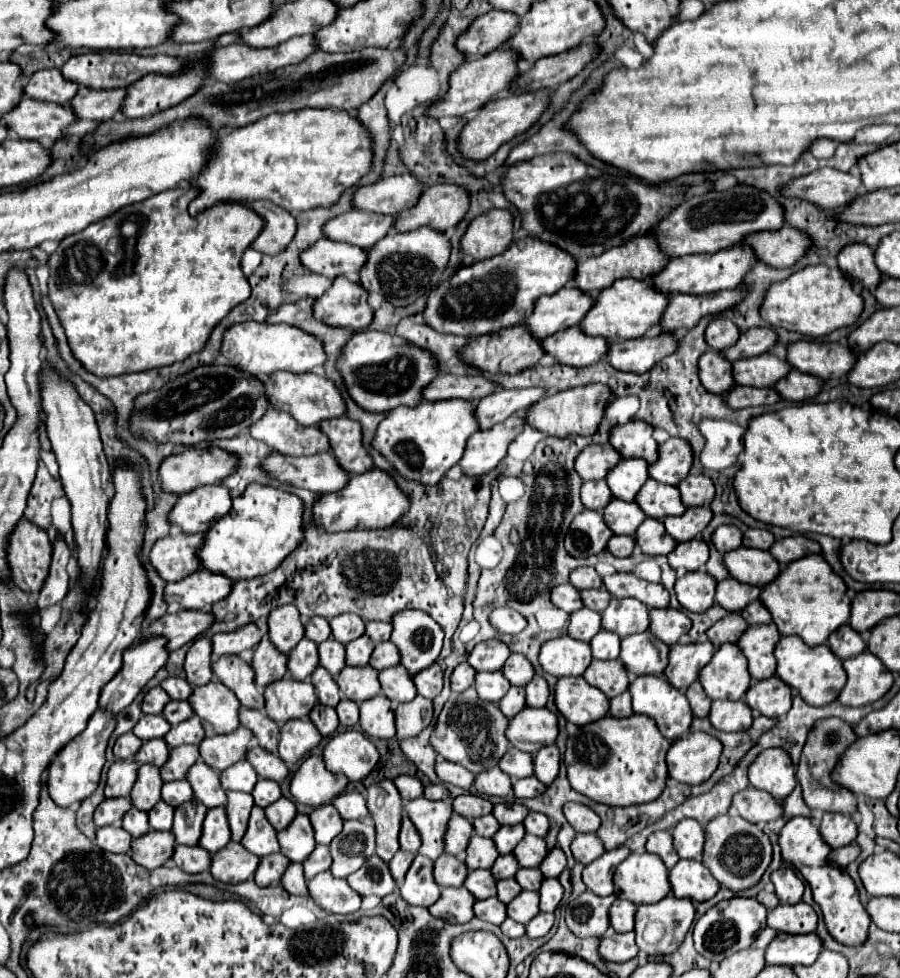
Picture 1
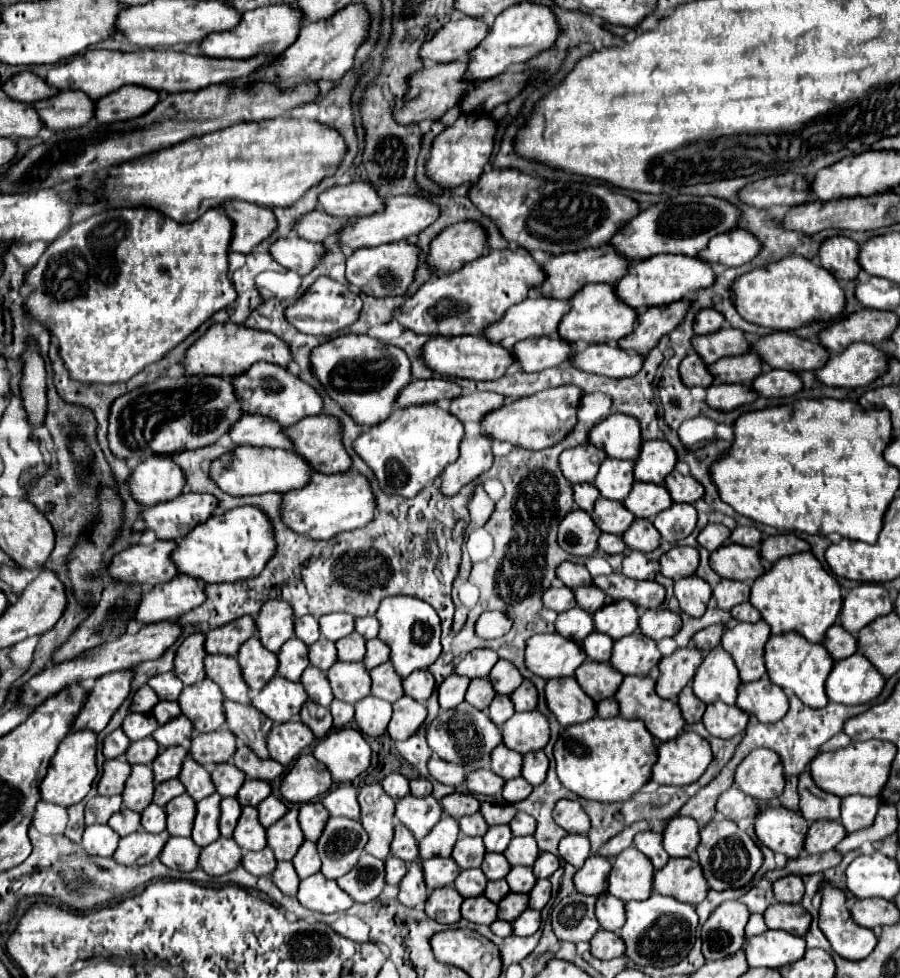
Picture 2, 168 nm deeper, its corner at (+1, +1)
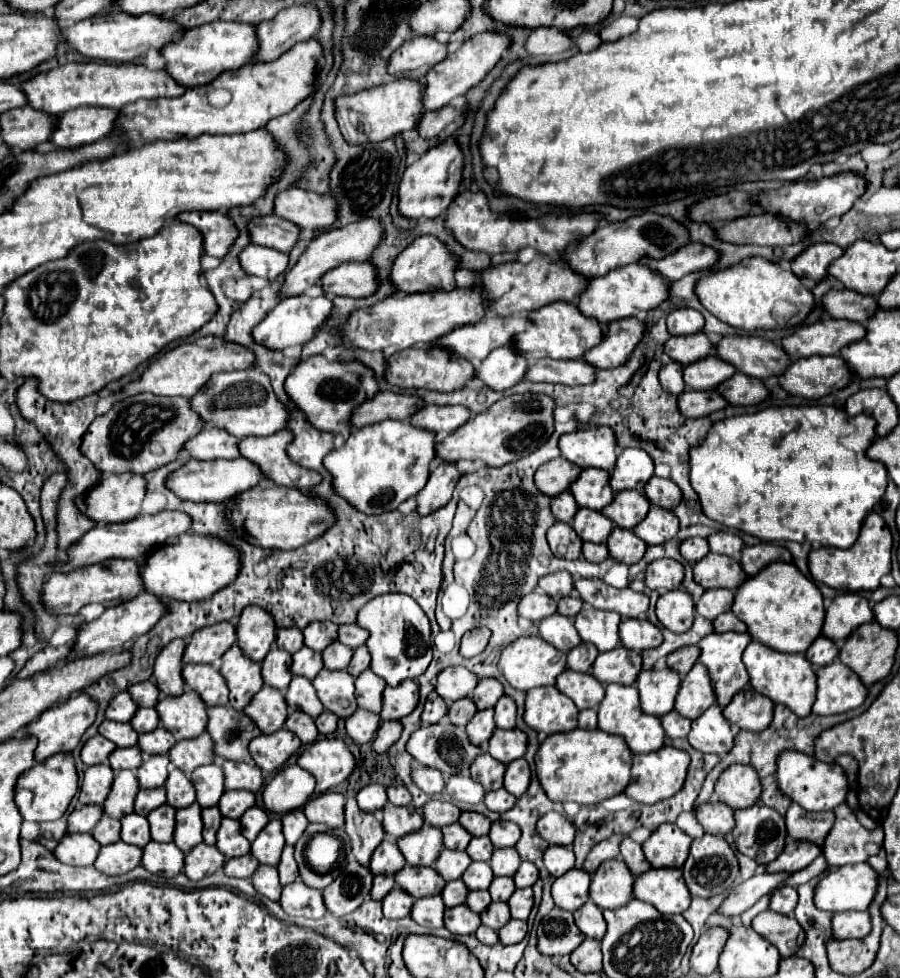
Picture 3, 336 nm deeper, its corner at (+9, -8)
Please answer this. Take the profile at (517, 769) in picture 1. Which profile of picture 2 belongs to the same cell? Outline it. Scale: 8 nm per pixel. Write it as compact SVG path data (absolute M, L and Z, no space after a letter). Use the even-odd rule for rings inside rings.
M499 744L491 752L491 770L505 780L517 778L521 774L521 758L523 756L515 750L509 750L505 744Z

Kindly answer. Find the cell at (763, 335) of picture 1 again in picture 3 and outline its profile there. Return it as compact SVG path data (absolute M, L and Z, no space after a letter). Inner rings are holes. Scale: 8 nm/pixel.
M695 333L687 337L671 337L665 343L665 353L673 361L689 365L689 363L695 363L697 359L709 357L709 353L713 353L713 347L715 345L707 339L705 333Z

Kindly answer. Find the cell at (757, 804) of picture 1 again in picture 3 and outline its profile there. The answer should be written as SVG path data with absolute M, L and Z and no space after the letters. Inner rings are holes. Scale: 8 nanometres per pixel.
M709 801L697 807L697 821L711 835L727 835L735 827L733 809L721 801Z

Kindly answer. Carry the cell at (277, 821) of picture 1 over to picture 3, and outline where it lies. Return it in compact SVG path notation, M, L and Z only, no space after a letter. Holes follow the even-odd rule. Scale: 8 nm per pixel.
M251 807L251 809L245 811L245 815L241 817L241 827L243 827L241 831L243 831L243 835L245 835L249 841L253 841L267 823L269 823L267 811L263 811L261 807Z

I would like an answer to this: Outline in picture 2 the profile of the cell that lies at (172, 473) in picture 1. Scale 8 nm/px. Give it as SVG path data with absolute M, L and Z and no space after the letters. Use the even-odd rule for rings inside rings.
M153 456L131 472L127 484L137 504L153 506L179 496L185 486L185 474L181 474L171 456Z

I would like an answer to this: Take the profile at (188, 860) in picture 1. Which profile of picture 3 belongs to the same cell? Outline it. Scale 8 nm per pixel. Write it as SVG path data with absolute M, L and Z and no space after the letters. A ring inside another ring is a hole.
M149 841L143 847L145 855L141 865L155 873L161 875L165 879L177 877L181 873L181 867L185 863L185 853L181 849L175 847L175 843L157 843L157 841Z

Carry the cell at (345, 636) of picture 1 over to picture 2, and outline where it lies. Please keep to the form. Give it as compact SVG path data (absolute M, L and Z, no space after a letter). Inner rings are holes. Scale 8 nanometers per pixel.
M341 612L325 614L319 618L319 628L327 640L337 642L339 638L345 638L347 634L353 632L353 616Z

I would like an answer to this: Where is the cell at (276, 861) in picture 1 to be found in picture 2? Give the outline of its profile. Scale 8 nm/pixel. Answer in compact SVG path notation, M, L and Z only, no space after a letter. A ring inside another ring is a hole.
M263 848L259 852L247 852L241 858L241 866L253 876L269 876L277 866L277 860L273 858L273 852L269 848Z

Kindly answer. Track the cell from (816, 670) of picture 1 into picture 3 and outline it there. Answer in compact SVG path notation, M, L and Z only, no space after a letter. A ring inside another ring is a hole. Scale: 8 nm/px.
M751 641L743 653L743 663L751 677L751 687L757 693L769 697L773 703L787 705L795 715L805 717L811 713L811 705L815 701L817 673L803 653L779 653L759 641Z

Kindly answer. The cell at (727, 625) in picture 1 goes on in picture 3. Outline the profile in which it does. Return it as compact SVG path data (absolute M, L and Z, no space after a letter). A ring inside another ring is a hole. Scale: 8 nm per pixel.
M691 645L691 647L681 647L677 651L673 651L669 657L667 657L667 665L683 677L691 671L691 667L697 663L697 655L699 655L699 647Z

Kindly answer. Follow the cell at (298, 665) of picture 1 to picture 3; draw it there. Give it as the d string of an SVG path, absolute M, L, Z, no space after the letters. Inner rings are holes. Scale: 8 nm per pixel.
M273 647L269 651L269 655L263 659L261 663L261 675L263 675L263 681L279 691L287 691L291 679L293 679L293 673L289 671L289 663L291 661L291 655L287 651L281 651L277 647Z

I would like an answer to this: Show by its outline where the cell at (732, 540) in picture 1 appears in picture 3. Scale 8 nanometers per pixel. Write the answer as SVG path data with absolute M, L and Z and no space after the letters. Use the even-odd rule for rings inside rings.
M691 537L681 543L681 555L691 563L703 559L707 553L709 553L709 543L703 537Z

